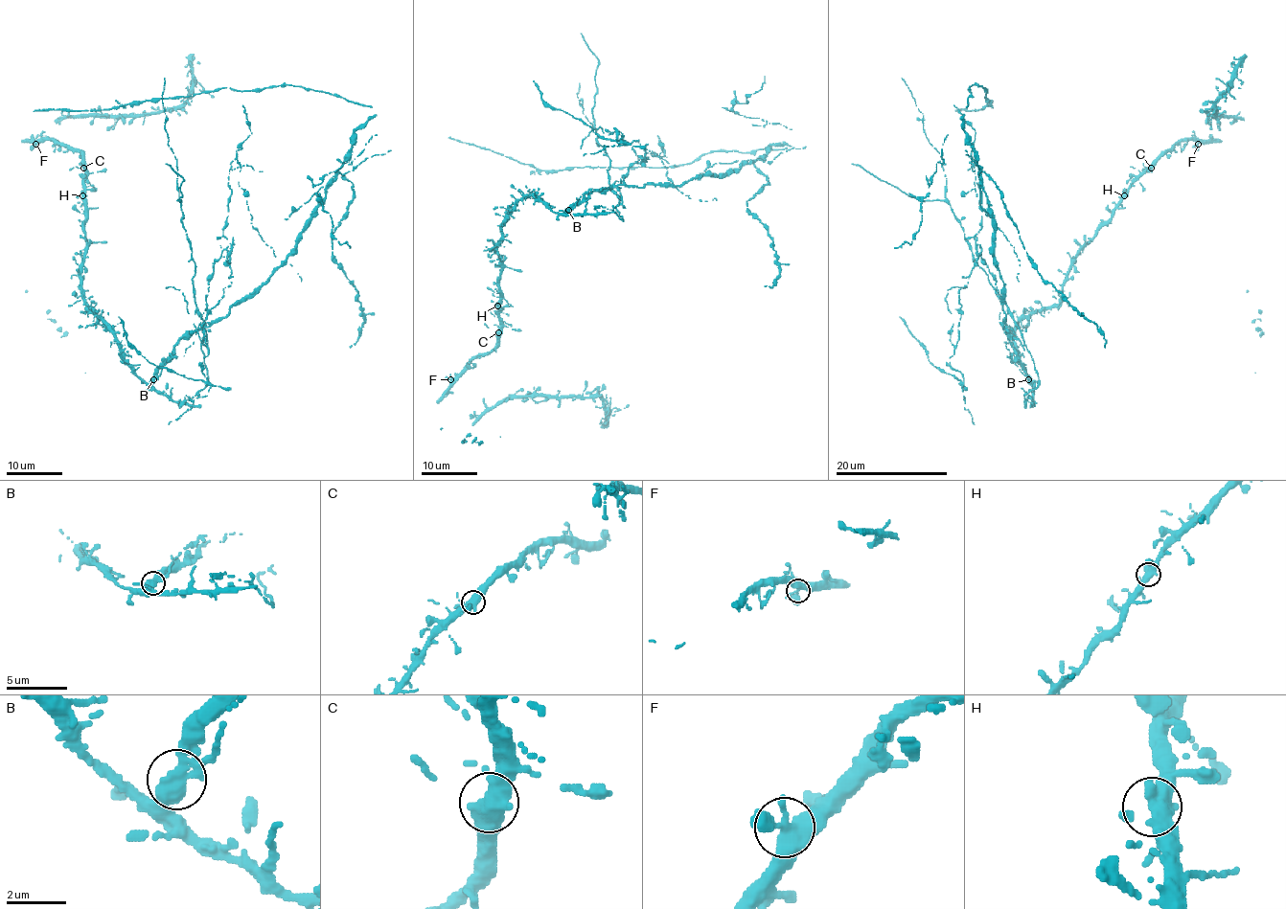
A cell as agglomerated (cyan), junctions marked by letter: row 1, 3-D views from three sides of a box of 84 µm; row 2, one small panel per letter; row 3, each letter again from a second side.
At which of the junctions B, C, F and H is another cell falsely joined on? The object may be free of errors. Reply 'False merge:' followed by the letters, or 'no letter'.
False merge: B

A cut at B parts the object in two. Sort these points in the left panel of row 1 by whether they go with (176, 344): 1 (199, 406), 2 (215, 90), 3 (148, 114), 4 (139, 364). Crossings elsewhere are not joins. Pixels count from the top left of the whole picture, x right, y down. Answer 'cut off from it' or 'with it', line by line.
1: cut off from it
2: with it
3: cut off from it
4: cut off from it

